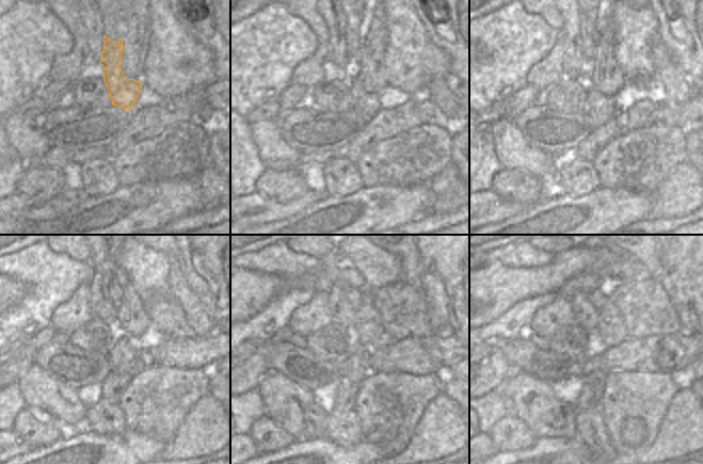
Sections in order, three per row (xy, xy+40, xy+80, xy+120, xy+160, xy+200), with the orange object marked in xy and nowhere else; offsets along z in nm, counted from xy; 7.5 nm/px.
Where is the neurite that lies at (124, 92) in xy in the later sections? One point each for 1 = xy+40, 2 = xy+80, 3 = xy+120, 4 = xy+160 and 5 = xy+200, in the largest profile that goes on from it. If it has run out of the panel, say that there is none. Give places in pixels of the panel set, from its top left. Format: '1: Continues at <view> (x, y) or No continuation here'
1: Continues at xy+40 (366, 105)
2: Continues at xy+80 (600, 109)
3: Continues at xy+120 (123, 353)
4: Continues at xy+160 (356, 369)
5: Continues at xy+200 (596, 379)

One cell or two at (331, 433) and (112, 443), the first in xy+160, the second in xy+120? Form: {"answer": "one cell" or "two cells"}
{"answer": "two cells"}

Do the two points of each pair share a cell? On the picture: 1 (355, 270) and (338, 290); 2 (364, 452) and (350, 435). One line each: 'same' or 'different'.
1: different
2: different

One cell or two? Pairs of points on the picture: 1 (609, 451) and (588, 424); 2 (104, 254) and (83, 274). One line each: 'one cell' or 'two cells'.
1: one cell
2: two cells

